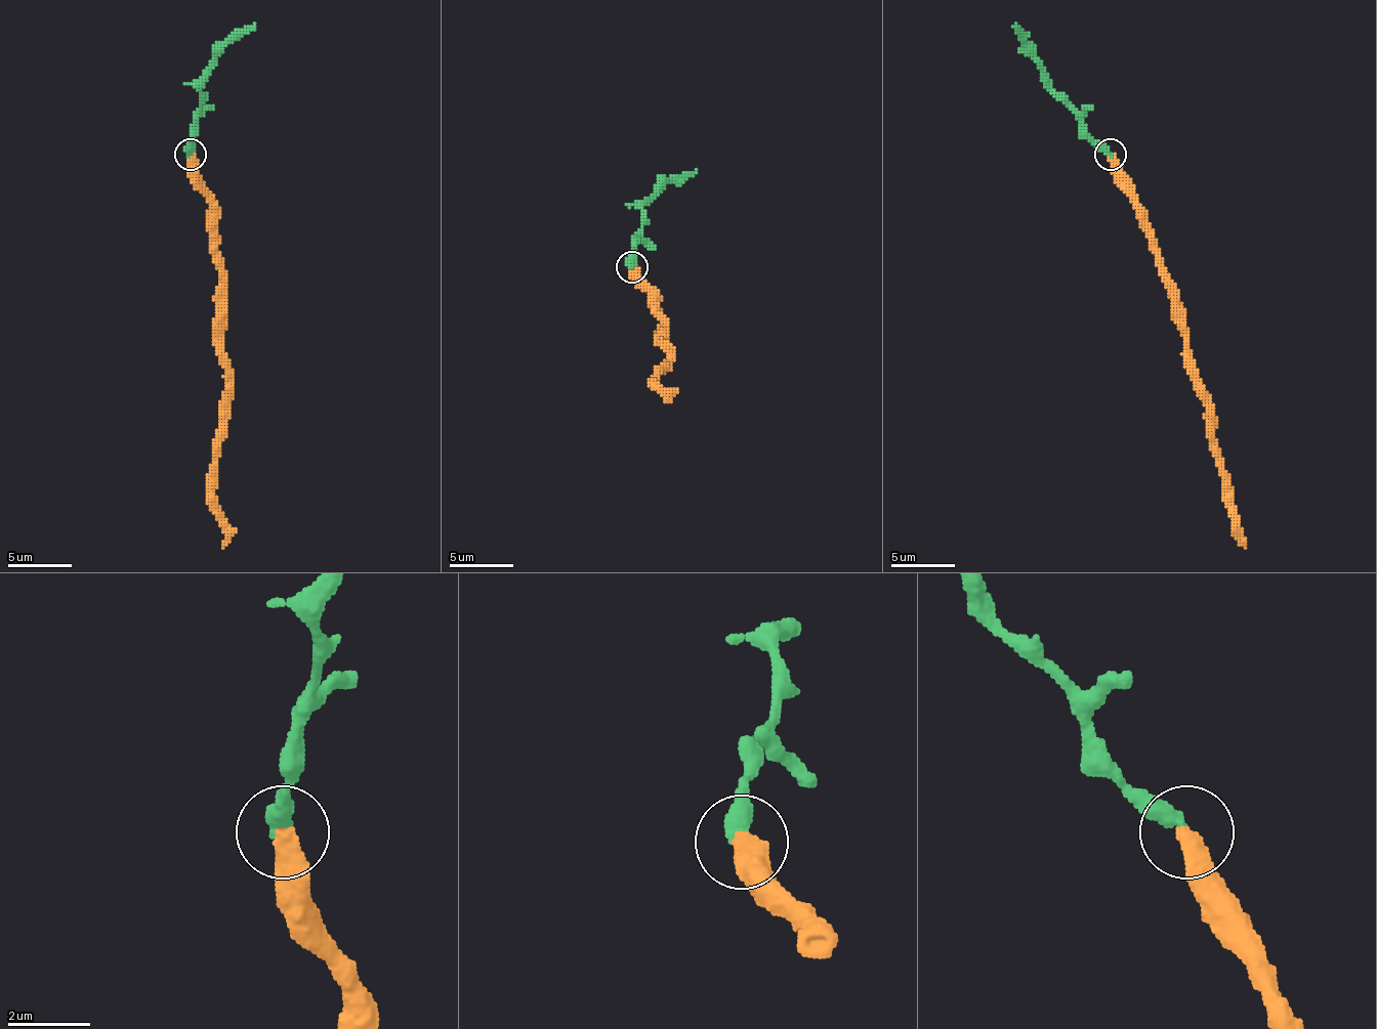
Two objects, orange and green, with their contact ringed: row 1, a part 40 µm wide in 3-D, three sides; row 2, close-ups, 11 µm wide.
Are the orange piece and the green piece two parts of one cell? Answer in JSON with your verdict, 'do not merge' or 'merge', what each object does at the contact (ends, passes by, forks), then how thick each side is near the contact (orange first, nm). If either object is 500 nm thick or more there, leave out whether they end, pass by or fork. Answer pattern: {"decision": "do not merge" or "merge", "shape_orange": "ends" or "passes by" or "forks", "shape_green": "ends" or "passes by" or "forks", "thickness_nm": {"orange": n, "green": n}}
{"decision": "do not merge", "thickness_nm": {"orange": 500, "green": 420}}

